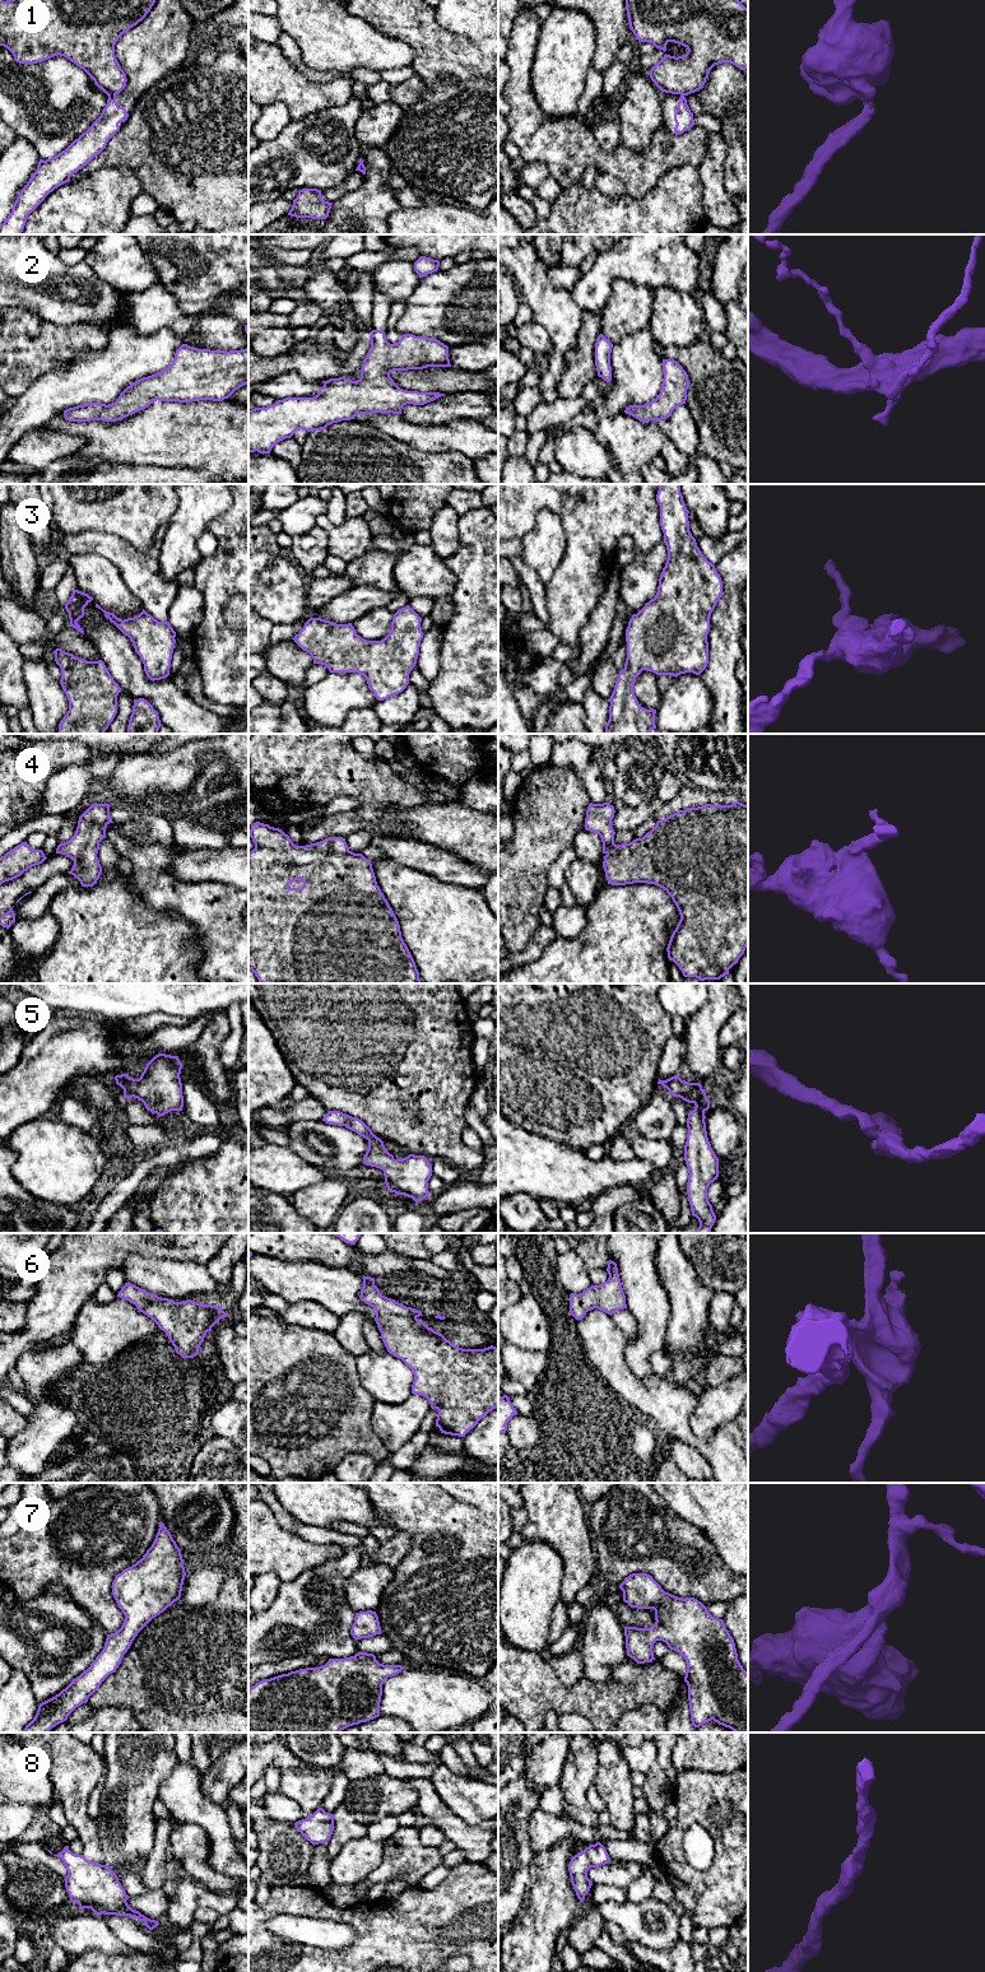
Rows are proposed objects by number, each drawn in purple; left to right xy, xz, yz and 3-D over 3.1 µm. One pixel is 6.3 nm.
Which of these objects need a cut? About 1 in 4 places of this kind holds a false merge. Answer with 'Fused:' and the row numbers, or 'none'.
Fused: 1

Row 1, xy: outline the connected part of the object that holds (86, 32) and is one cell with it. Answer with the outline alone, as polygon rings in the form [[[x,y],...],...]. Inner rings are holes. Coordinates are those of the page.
[[[6,0],[0,1],[0,46],[6,47],[19,64],[37,64],[64,56],[83,69],[107,96],[126,87],[126,74],[116,56],[115,45],[130,28],[141,22],[155,0]]]

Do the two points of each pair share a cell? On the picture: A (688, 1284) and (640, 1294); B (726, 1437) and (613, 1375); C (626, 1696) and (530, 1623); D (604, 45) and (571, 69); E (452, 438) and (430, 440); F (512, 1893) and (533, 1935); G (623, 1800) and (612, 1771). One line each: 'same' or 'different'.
A: different
B: same
C: different
D: different
E: same
F: different
G: same

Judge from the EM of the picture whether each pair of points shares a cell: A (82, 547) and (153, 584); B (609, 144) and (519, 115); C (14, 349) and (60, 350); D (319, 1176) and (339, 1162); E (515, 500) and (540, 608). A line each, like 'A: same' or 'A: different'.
A: same
B: different
C: same
D: different
E: different

